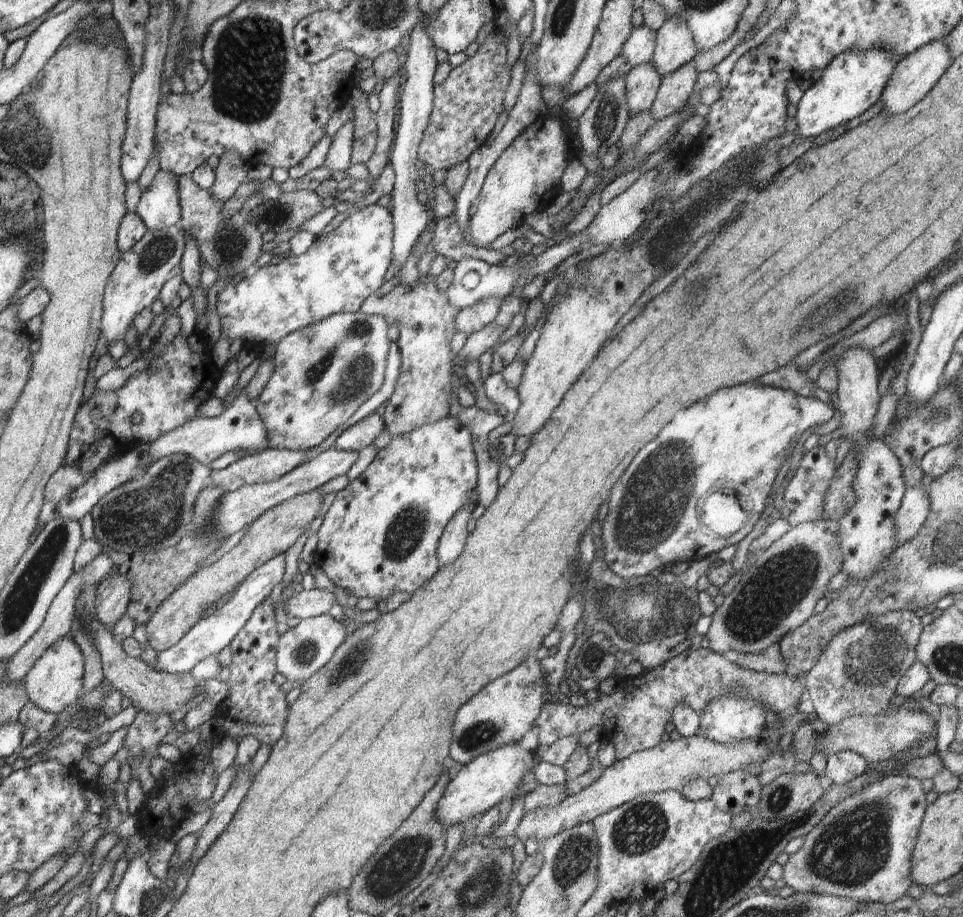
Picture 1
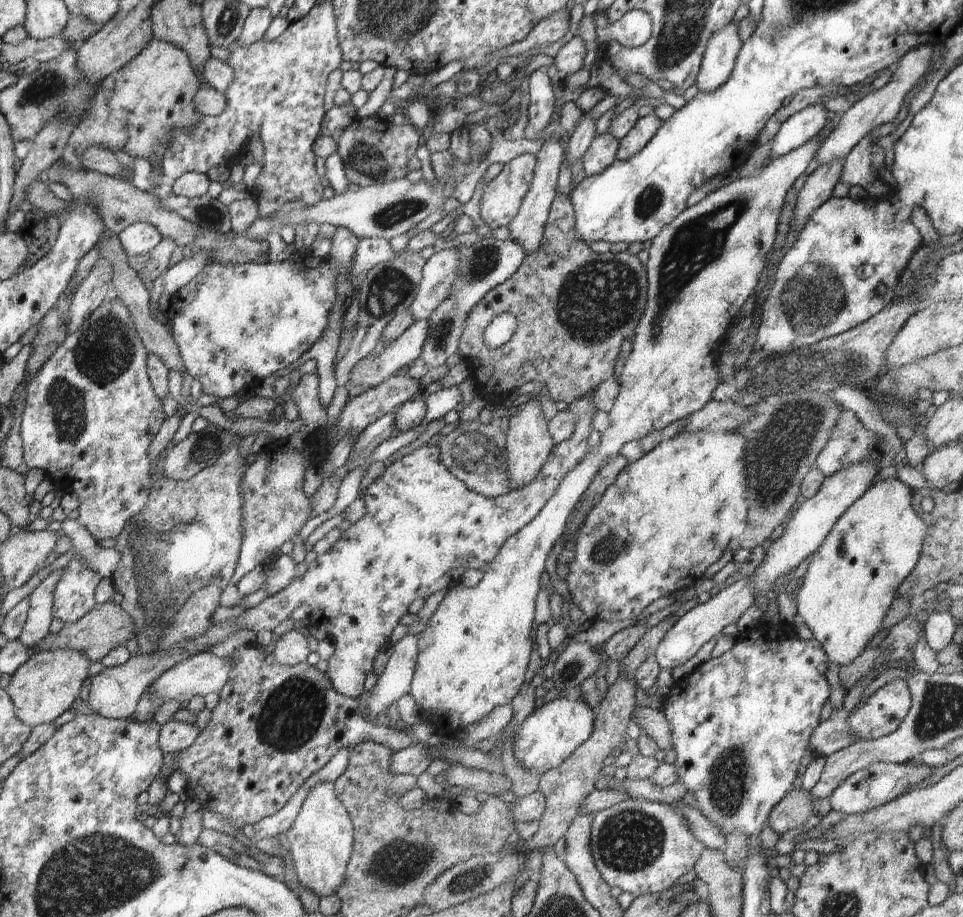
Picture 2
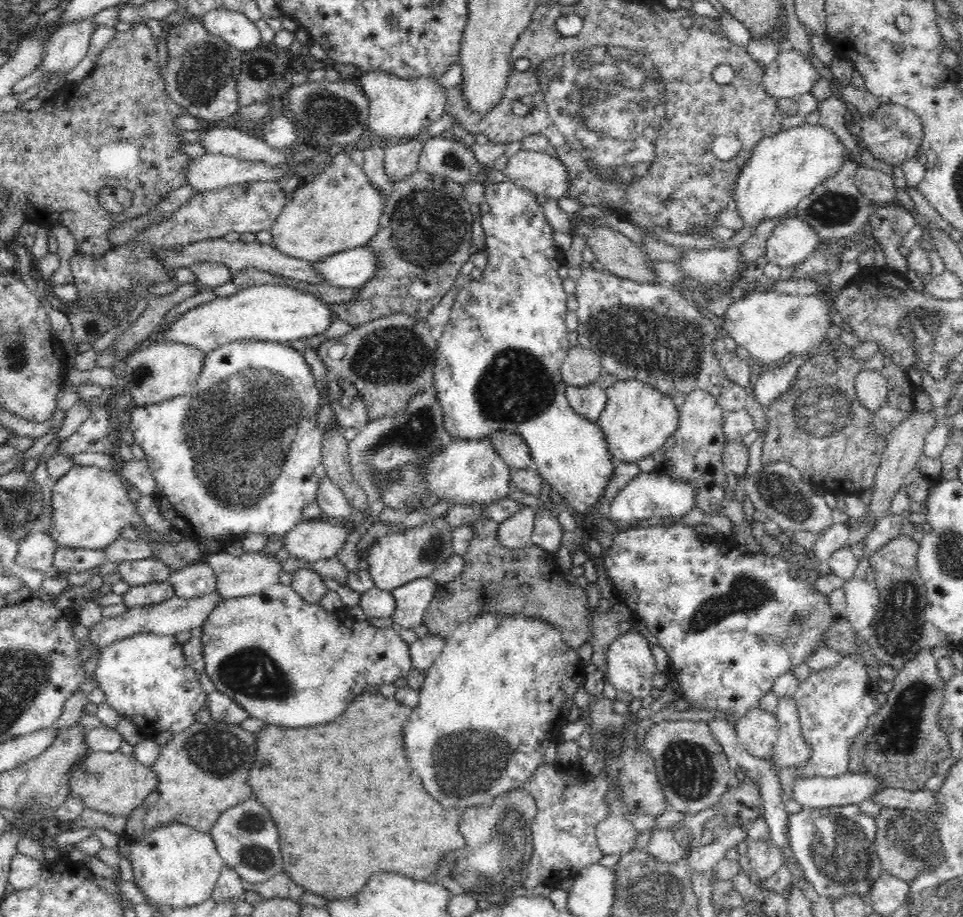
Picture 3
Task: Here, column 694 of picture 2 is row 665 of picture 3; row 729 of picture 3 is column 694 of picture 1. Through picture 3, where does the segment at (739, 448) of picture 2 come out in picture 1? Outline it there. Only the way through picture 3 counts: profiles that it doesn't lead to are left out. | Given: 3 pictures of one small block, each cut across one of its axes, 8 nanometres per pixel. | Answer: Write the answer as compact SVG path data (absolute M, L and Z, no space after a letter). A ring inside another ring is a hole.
M762 384L726 388L692 404L692 408L680 410L674 420L664 426L660 434L636 454L636 458L630 462L630 466L624 470L624 474L610 492L610 510L601 530L607 571L612 571L630 582L650 575L656 568L669 569L680 560L692 563L721 551L725 546L738 545L748 534L732 534L726 540L712 540L706 532L700 532L698 498L710 494L710 490L716 486L720 488L724 484L738 484L748 490L746 496L752 494L754 512L758 512L756 516L761 516L766 498L783 463L786 448L798 432L800 417L798 398L793 391Z

